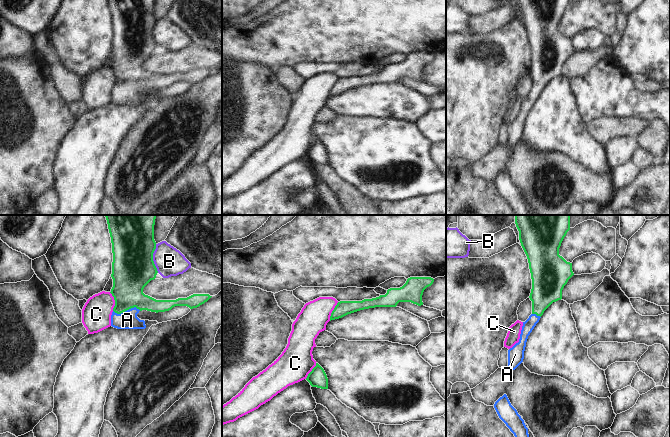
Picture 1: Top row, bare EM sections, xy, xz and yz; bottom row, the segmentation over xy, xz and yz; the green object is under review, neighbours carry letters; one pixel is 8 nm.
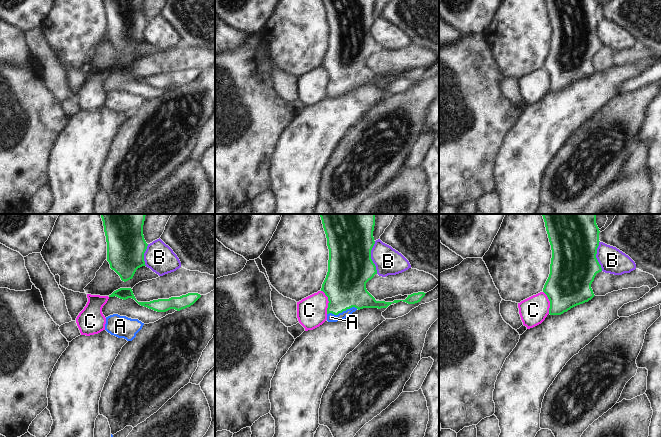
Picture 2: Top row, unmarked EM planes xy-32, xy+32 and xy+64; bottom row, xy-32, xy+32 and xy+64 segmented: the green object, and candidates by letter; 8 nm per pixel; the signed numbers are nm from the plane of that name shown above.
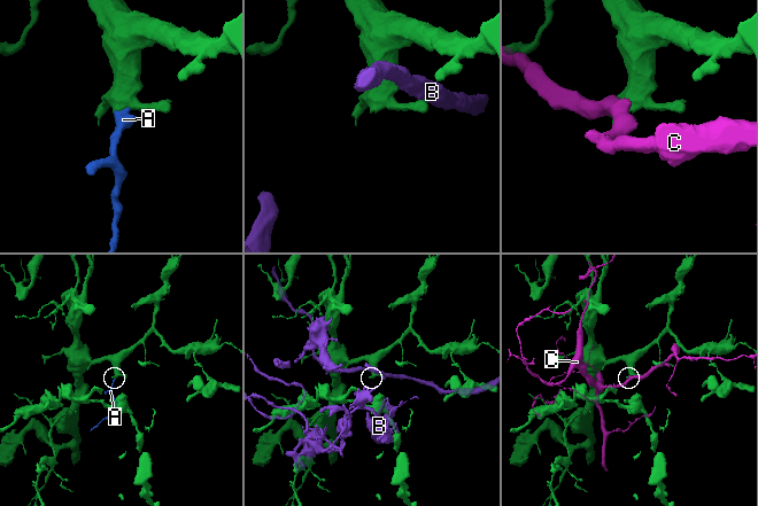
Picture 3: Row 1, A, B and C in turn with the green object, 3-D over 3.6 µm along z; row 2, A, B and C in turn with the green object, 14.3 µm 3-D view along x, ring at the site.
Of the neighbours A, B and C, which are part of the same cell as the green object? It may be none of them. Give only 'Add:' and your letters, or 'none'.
Add: A

